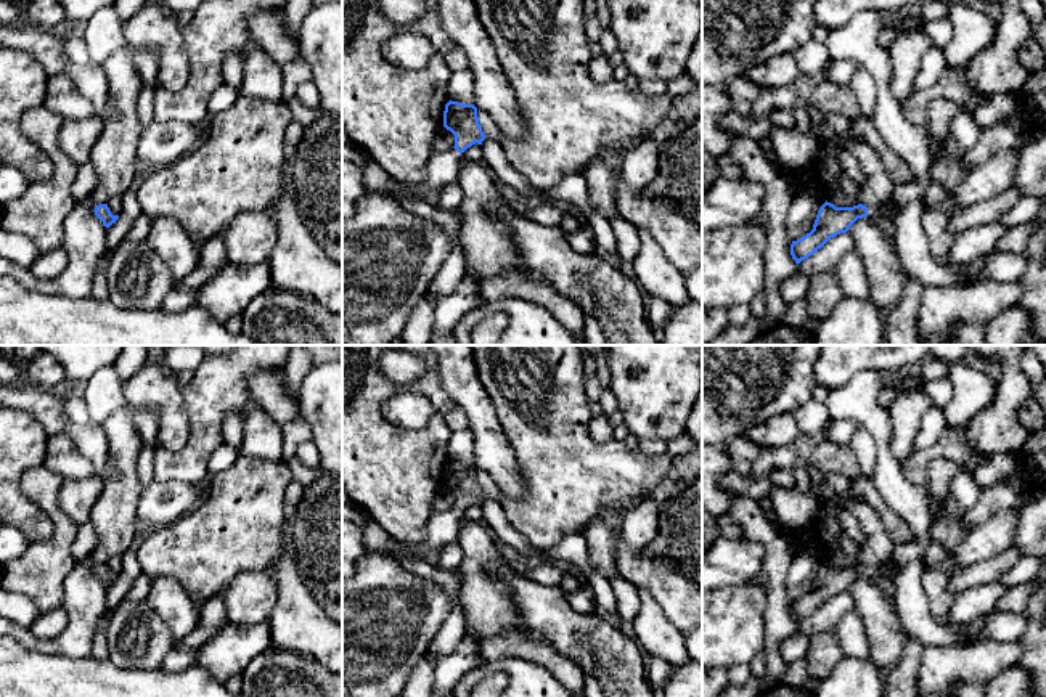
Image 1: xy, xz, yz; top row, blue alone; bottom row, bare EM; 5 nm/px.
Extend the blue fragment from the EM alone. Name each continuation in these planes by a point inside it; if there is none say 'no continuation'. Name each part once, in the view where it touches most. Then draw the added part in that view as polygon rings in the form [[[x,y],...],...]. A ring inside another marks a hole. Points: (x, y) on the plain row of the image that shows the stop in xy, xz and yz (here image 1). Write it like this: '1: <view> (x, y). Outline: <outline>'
1: yz (903, 553). Outline: [[[930,528],[919,536],[917,540],[911,540],[908,543],[895,543],[893,544],[893,560],[890,564],[868,567],[868,577],[895,577],[897,569],[903,569],[908,562],[924,559],[929,543],[932,541]]]

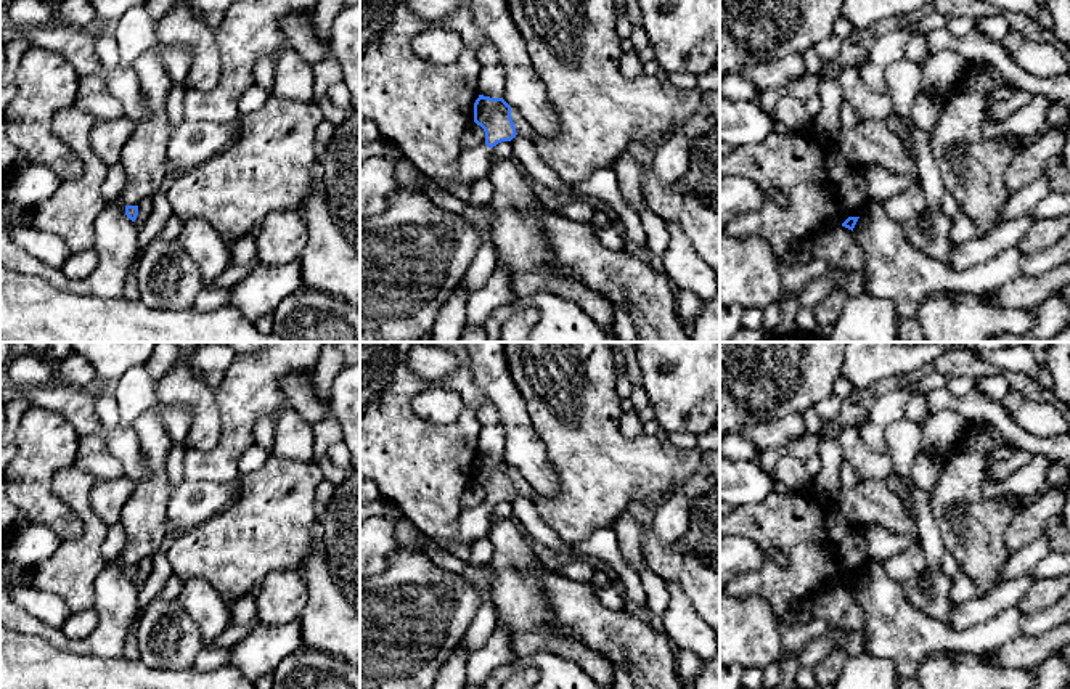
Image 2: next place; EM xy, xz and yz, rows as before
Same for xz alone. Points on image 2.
1: xz (474, 522). Outline: [[[480,504],[471,509],[461,509],[456,543],[471,546],[474,541],[487,536],[488,528],[490,508],[487,504]]]

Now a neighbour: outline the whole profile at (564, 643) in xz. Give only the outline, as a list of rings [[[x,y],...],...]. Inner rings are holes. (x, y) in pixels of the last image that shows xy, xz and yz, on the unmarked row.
[[[537,628],[517,631],[513,636],[517,657],[533,652],[556,652],[577,662],[602,689],[614,689],[614,667],[609,660],[591,650],[569,630]]]

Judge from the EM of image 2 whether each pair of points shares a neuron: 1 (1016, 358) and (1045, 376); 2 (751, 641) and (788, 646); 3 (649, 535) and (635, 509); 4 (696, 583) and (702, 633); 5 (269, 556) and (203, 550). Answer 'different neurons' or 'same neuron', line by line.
1: same neuron
2: different neurons
3: same neuron
4: different neurons
5: same neuron

